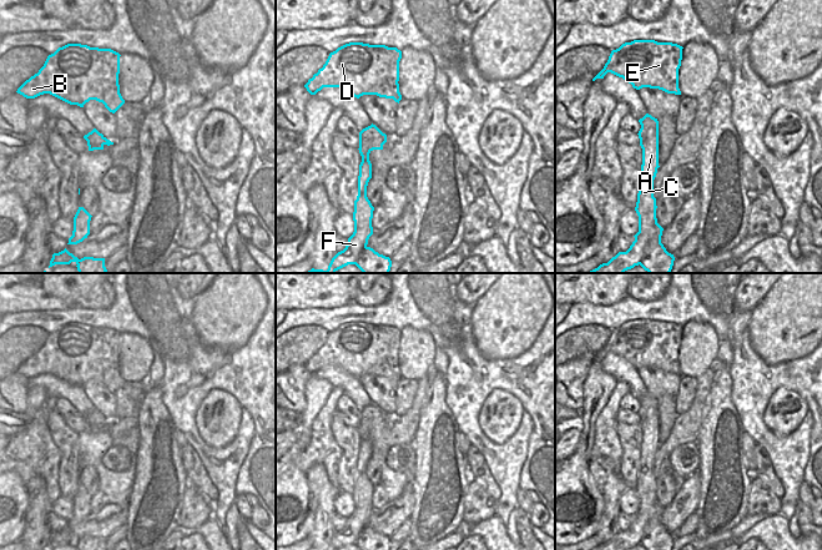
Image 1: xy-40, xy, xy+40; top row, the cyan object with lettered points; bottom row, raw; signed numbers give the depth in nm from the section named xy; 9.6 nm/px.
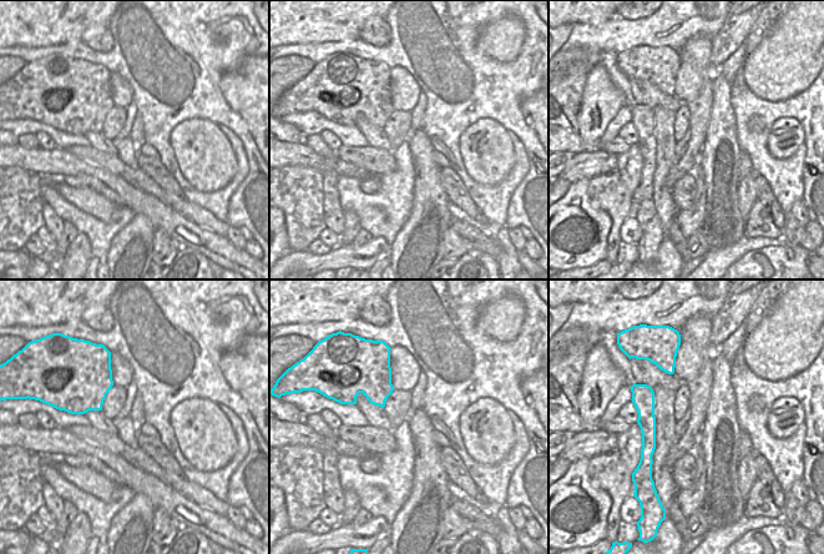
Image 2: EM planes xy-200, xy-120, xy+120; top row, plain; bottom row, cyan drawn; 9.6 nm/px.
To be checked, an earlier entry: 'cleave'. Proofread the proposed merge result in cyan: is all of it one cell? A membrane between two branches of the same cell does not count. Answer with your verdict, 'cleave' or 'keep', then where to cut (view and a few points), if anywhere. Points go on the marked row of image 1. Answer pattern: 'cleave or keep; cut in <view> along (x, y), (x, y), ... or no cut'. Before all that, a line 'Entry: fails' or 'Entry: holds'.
Entry: holds
cleave; cut in xy+40 along (638, 200), (641, 206), (651, 208), (647, 245), (640, 265)

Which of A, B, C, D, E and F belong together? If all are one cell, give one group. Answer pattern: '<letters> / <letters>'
A B C D E / F

